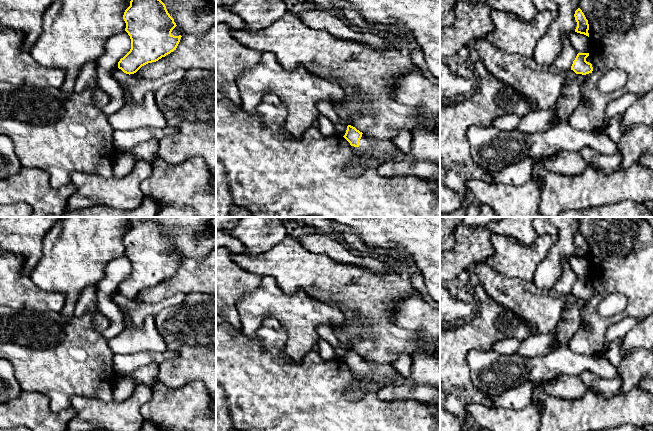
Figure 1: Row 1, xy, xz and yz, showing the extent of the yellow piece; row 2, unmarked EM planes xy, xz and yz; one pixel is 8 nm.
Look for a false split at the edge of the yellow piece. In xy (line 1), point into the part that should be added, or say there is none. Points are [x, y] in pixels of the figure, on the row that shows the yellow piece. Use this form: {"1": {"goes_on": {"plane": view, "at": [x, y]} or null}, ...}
{"1": {"goes_on": null}}

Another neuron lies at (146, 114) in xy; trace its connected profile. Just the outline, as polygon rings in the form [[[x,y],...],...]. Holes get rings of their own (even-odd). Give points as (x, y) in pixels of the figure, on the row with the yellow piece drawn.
[[[155,92],[147,93],[138,104],[126,104],[122,109],[108,117],[113,130],[130,130],[137,128],[164,129],[167,122],[160,112]]]

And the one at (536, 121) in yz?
[[[576,74],[574,78],[567,79],[556,105],[547,110],[529,112],[522,117],[517,129],[526,134],[545,132],[554,125],[554,116],[557,119],[568,120],[581,102],[581,85],[584,80],[585,77],[582,74]]]

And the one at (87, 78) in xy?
[[[96,61],[85,64],[75,82],[75,93],[80,93],[87,88],[93,92],[96,106],[102,109],[109,103],[110,95],[99,86],[97,81]]]

